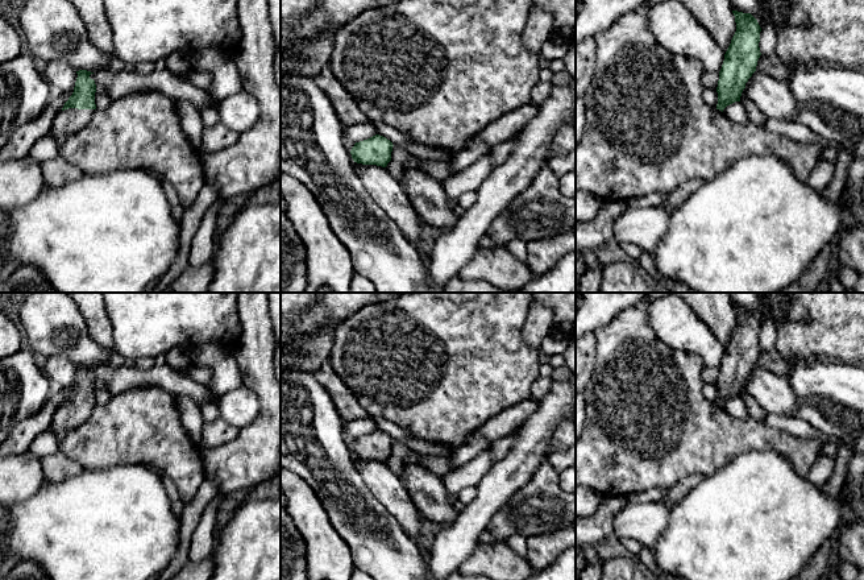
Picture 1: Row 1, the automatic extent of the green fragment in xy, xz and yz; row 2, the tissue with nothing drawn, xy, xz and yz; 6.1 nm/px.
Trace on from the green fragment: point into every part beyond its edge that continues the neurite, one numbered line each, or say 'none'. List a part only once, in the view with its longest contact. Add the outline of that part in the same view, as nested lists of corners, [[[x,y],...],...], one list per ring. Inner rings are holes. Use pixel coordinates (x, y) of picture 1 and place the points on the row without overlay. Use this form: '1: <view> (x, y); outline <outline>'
1: xy (73, 415); outline [[[68,403],[61,406],[53,417],[50,428],[54,431],[57,442],[78,427],[80,427],[90,417],[94,405]]]

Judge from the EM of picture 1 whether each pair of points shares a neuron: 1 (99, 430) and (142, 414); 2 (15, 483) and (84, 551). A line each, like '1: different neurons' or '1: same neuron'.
1: same neuron
2: different neurons

